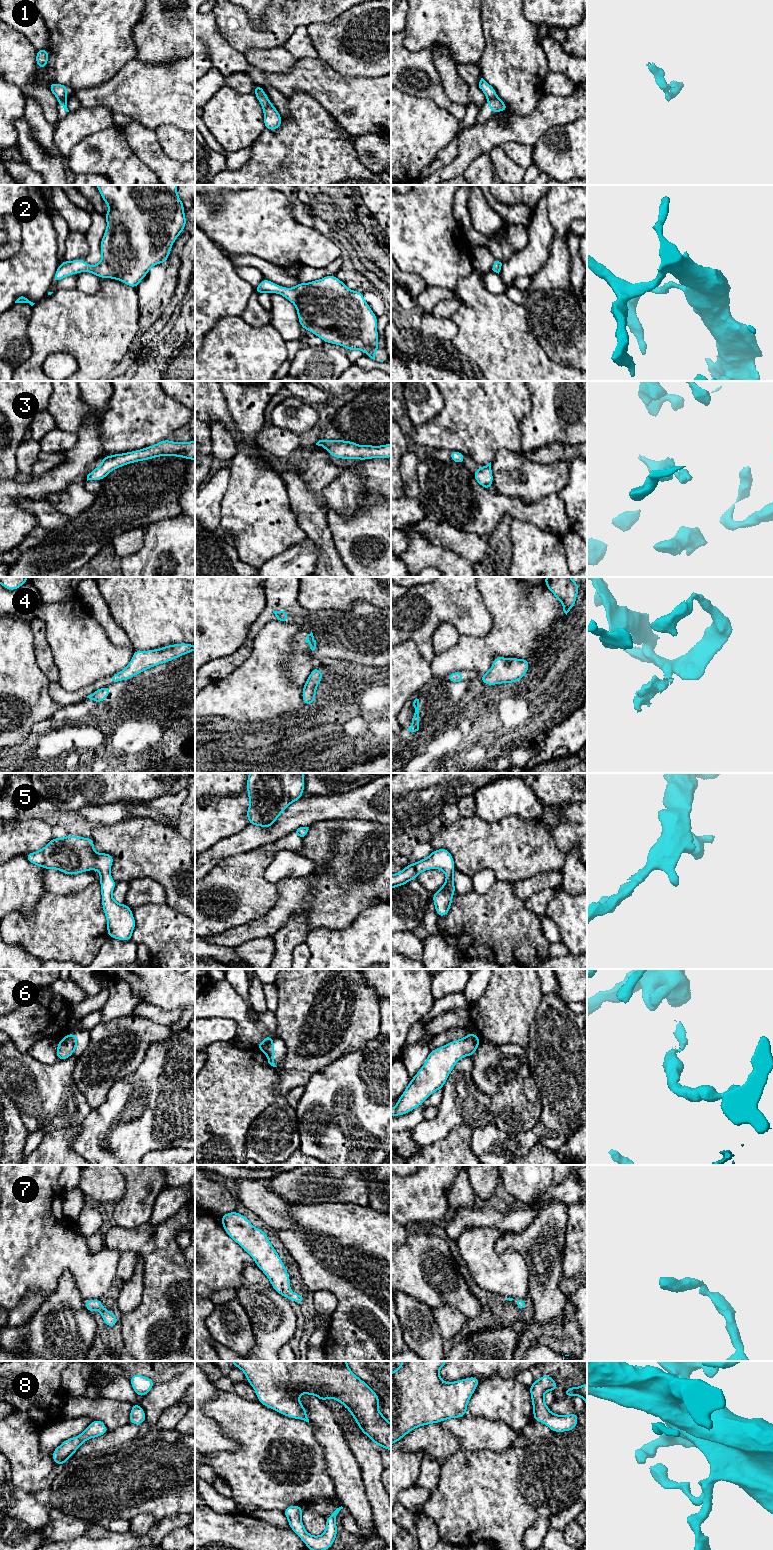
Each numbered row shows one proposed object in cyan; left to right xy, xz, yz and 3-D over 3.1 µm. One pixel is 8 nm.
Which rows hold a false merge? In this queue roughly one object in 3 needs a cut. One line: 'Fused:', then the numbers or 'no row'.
Fused: 1, 4, 6

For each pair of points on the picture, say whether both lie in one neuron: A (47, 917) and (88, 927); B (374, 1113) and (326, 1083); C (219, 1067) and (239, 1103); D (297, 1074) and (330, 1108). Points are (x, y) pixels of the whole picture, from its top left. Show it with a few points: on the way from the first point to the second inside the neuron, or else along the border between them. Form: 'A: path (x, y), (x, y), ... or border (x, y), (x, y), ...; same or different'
A: path (57, 927), (78, 927); same
B: path (365, 1100), (347, 1084), (339, 1084); same
C: path (228, 1076), (232, 1080), (232, 1094); same
D: border (323, 1068), (316, 1071), (304, 1085); different

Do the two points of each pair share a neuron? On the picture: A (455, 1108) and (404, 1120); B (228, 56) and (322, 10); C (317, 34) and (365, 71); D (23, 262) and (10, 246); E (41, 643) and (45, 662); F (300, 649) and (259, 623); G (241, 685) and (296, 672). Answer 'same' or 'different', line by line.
A: same
B: different
C: same
D: different
E: same
F: different
G: different

